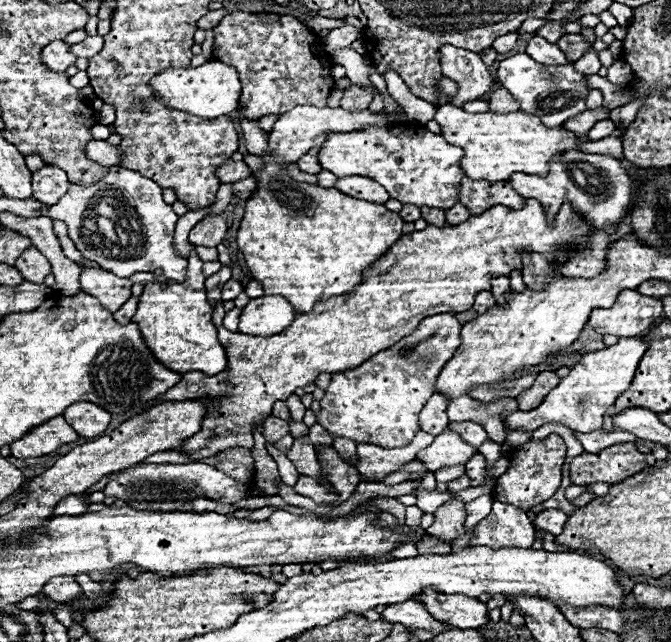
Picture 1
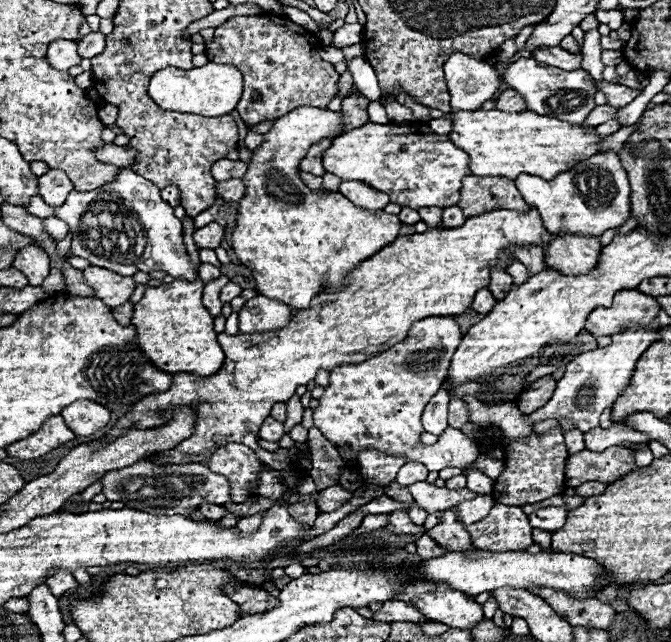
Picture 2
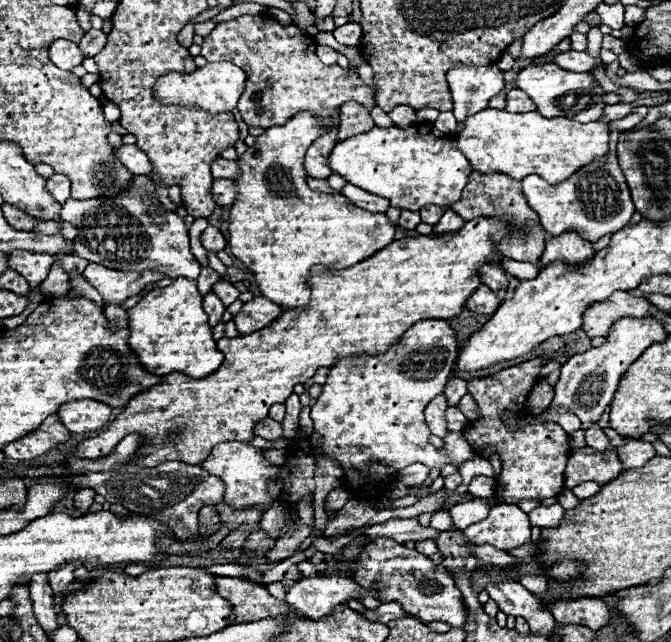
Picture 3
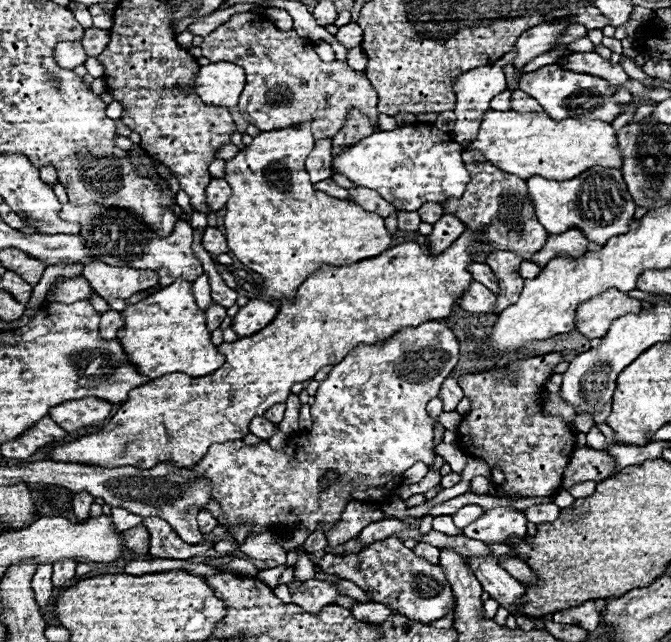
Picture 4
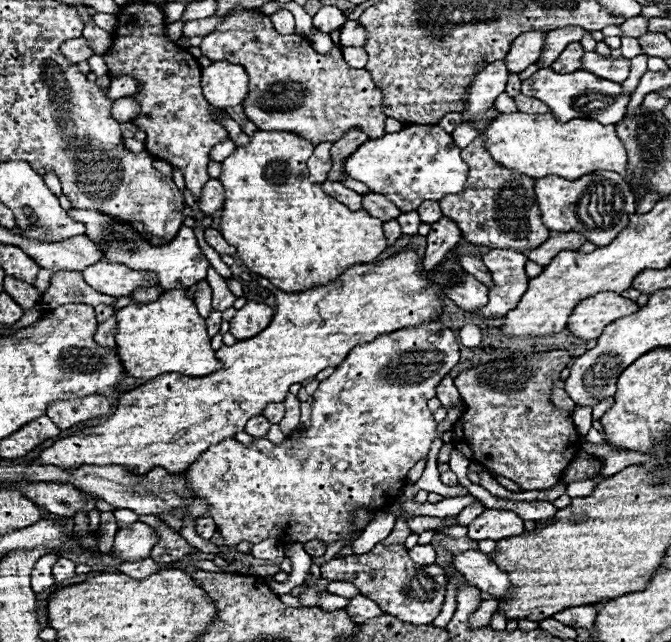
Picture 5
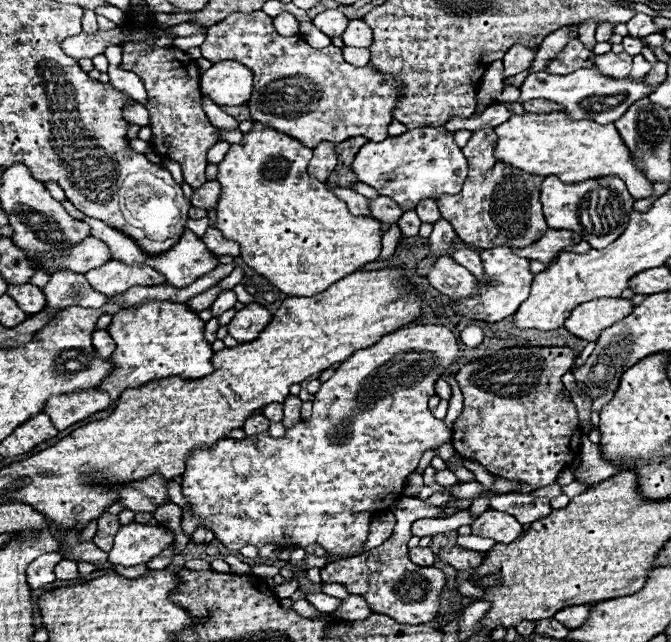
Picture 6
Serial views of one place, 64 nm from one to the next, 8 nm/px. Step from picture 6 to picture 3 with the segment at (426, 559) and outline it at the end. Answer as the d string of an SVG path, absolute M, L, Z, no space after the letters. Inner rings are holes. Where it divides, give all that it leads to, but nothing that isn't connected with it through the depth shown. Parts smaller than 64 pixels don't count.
M422 540L422 542L416 542L416 552L424 554L428 560L432 560L434 564L440 564L442 562L442 554L440 550L436 548L436 542L434 540Z

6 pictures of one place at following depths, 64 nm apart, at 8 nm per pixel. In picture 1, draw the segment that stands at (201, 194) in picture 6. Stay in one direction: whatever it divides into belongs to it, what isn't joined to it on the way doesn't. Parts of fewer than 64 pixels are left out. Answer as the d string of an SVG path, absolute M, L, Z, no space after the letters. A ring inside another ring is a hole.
M252 176L242 178L242 180L234 182L234 194L236 194L236 196L240 196L242 200L246 200L248 196L252 196L252 194L254 194L256 186L258 186L258 184L256 184L256 180L254 180Z

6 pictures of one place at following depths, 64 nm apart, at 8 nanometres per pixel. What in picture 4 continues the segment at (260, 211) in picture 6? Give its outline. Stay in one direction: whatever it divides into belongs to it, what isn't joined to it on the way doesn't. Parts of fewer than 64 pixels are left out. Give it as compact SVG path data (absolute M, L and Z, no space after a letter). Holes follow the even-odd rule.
M310 124L288 126L282 130L262 132L254 138L250 146L236 154L236 158L226 162L226 182L232 188L232 196L226 204L224 228L226 240L232 254L250 270L264 278L264 292L272 300L294 300L298 288L322 264L330 266L350 266L366 258L374 258L390 248L392 236L384 226L384 218L362 210L358 204L348 200L332 198L320 190L312 190L308 172L304 170L304 160L314 146L314 136Z

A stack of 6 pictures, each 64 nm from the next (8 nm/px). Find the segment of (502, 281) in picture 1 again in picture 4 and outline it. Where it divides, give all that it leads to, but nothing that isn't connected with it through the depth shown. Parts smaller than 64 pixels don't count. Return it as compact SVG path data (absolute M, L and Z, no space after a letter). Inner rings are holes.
M474 262L474 264L470 264L470 272L472 272L472 276L474 276L476 282L482 282L486 288L490 288L492 292L498 294L498 290L500 290L500 286L498 286L498 276L490 270L488 264Z

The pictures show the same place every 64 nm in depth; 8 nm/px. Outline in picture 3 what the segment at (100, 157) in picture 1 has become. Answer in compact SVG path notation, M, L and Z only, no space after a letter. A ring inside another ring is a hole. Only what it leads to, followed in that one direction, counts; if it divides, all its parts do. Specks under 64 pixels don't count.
M134 144L120 146L120 148L114 150L114 154L118 156L118 160L133 174L152 177L152 164L150 164L150 160Z

